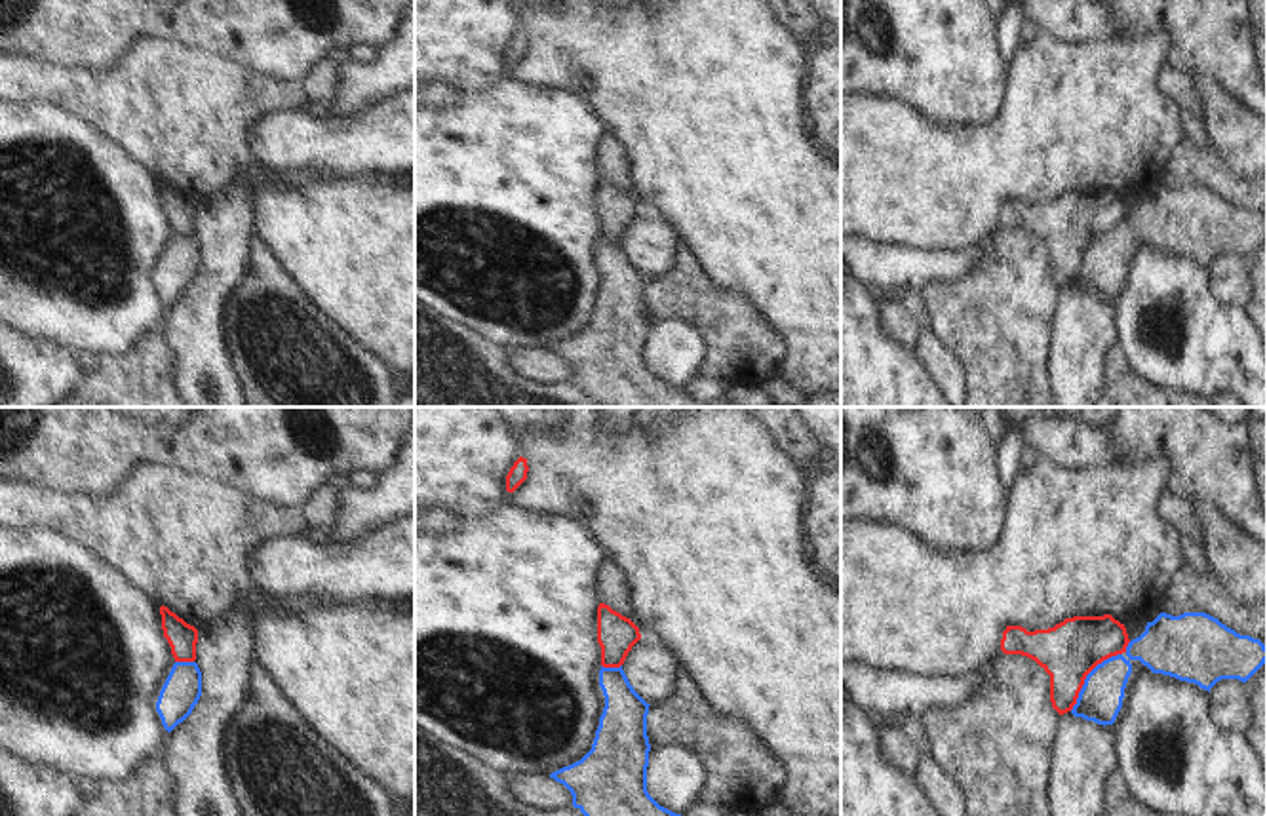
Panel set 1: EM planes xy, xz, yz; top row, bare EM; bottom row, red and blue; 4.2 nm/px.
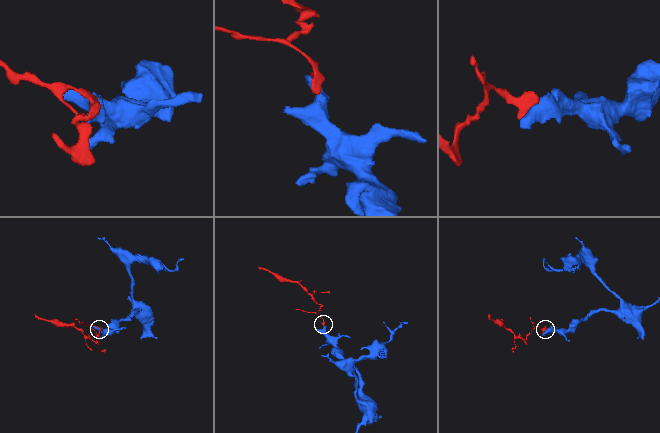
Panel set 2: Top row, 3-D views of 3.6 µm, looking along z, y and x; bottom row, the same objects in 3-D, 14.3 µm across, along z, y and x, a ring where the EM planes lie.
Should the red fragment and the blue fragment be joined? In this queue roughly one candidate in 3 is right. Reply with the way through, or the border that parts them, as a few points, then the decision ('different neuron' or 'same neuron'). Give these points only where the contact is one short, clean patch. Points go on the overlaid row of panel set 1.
border yz (1121, 653), (1104, 659), (1087, 676), (1077, 702), (1070, 710); different neuron

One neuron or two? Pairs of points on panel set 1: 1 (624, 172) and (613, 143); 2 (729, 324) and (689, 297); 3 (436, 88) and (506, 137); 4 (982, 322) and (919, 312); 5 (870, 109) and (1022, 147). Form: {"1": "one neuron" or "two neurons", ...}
{"1": "one neuron", "2": "one neuron", "3": "two neurons", "4": "two neurons", "5": "one neuron"}

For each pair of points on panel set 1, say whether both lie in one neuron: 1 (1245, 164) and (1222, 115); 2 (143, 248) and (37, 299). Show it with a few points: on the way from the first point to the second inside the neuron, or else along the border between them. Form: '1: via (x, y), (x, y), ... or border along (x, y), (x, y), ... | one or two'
1: via (1245, 153), (1245, 141), (1231, 126) | one
2: via (134, 284), (118, 309), (73, 303) | one

